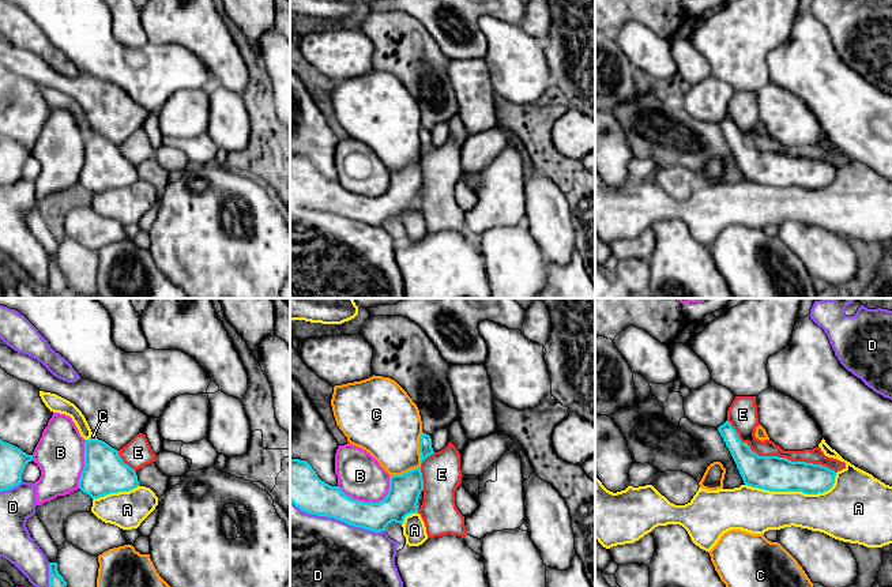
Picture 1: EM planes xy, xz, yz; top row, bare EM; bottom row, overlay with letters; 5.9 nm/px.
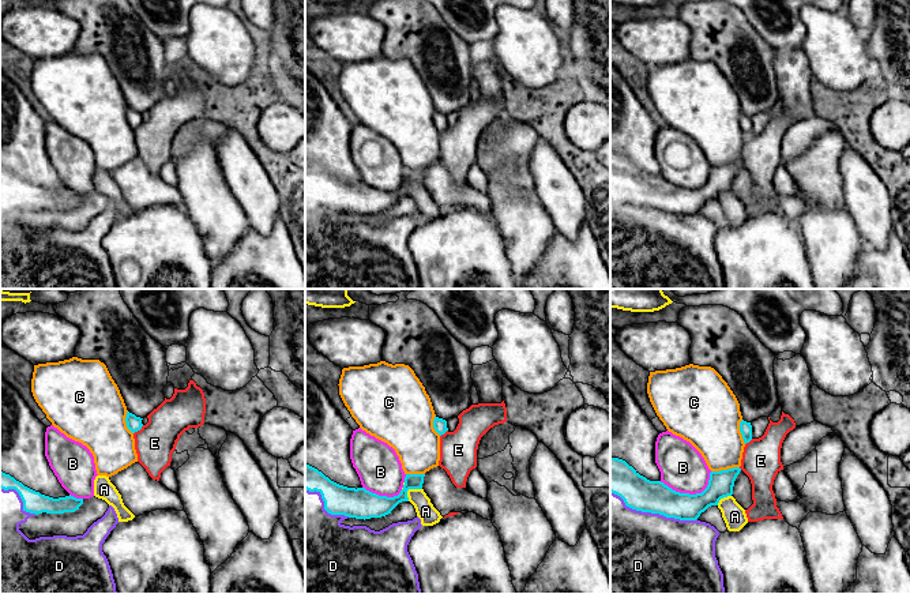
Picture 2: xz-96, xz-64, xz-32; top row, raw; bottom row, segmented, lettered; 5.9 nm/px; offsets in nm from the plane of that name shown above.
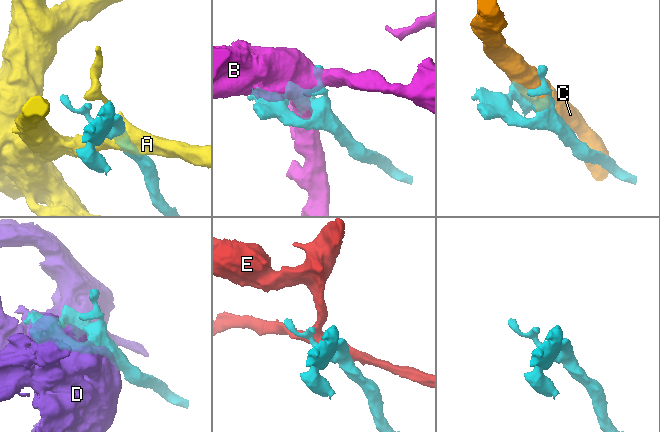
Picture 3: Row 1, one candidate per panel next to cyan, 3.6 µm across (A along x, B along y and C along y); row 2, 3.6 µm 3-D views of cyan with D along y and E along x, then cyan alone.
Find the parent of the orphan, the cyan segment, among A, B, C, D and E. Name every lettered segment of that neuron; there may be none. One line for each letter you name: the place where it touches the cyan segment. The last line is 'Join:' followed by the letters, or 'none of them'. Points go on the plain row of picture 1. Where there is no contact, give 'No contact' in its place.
Join: none of them

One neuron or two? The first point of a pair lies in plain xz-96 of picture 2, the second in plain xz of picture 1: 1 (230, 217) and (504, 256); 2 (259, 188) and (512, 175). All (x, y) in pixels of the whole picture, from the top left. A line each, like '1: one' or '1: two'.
1: one
2: two

